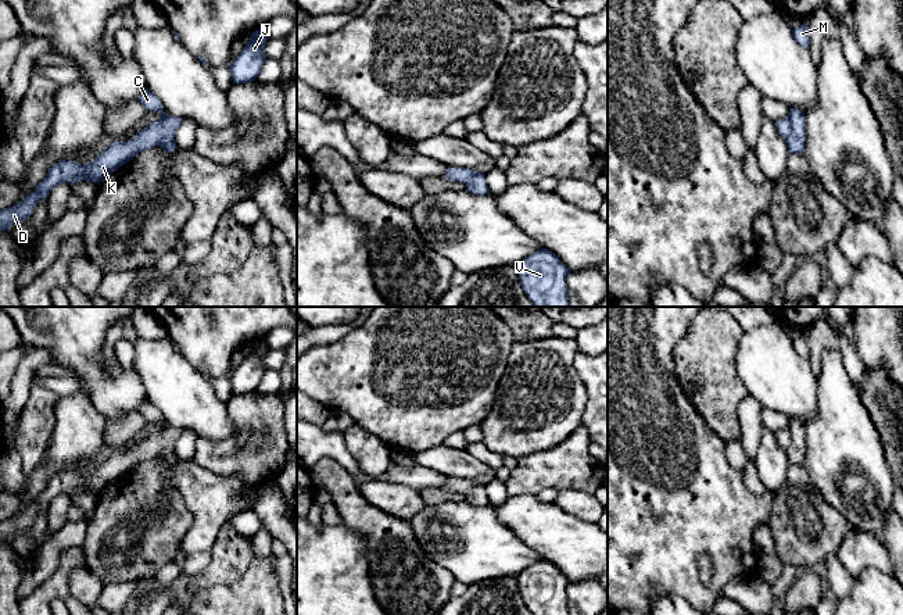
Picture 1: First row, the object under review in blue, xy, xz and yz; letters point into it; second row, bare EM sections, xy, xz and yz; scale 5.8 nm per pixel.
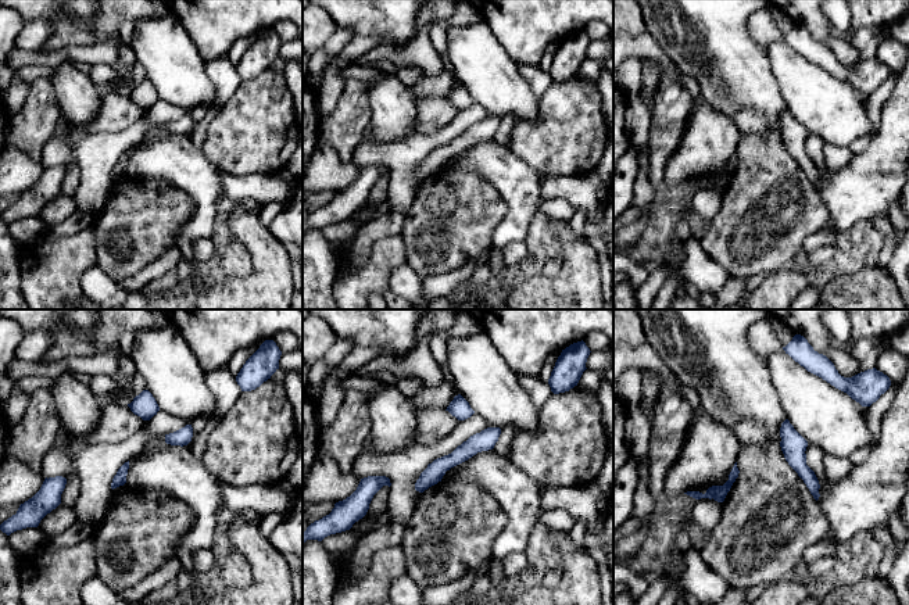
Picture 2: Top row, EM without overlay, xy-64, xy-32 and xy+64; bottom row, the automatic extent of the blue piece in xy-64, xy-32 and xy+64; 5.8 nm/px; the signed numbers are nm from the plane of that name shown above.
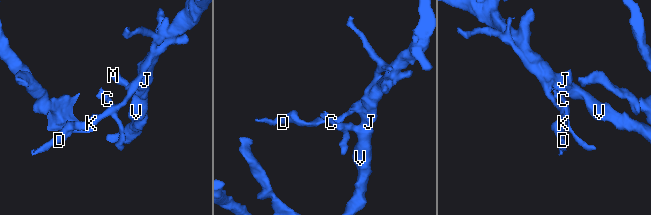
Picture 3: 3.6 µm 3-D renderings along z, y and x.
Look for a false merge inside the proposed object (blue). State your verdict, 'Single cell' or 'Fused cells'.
Fused cells

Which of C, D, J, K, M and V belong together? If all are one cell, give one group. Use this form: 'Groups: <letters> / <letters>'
Groups: C / D J K M V

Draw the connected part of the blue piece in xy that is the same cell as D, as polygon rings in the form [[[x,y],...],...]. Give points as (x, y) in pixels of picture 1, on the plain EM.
[[[168,426],[147,436],[128,453],[112,453],[92,473],[85,476],[72,471],[55,473],[36,497],[36,501],[18,515],[0,521],[0,541],[8,541],[14,534],[28,529],[42,509],[60,494],[74,497],[79,491],[100,494],[107,486],[130,472],[137,464],[158,457],[162,448],[173,448],[182,430]]]

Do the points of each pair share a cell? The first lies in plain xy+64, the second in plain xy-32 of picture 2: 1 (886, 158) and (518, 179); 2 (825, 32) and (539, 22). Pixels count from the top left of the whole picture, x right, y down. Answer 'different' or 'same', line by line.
1: same
2: same

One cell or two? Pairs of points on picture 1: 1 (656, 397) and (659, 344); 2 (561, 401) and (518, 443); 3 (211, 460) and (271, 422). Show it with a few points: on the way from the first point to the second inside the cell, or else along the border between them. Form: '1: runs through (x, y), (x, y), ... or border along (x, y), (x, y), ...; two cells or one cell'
1: runs through (656, 385), (658, 357); one cell
2: runs through (549, 411), (529, 432); one cell
3: runs through (230, 460), (250, 460), (268, 442); one cell

